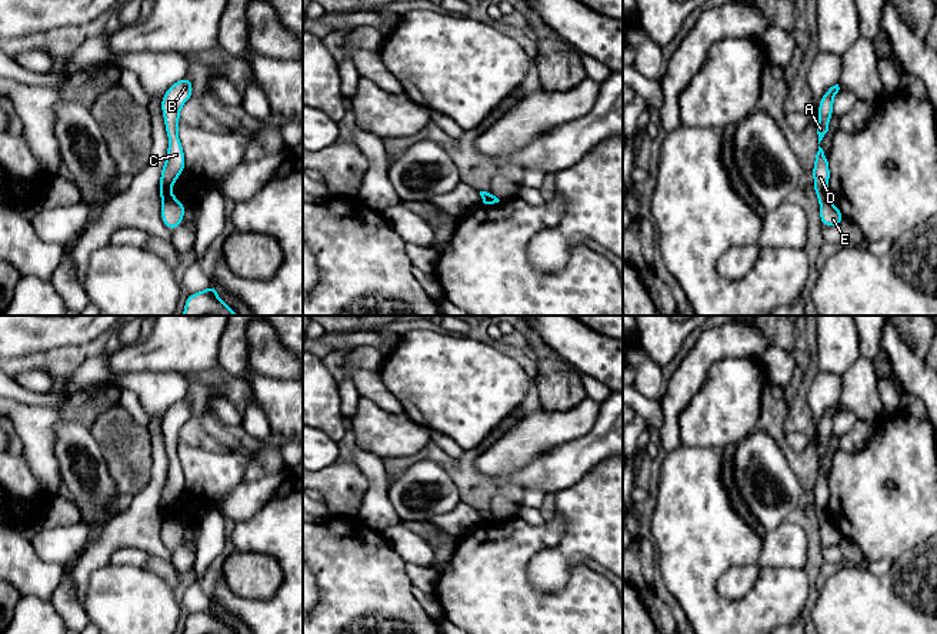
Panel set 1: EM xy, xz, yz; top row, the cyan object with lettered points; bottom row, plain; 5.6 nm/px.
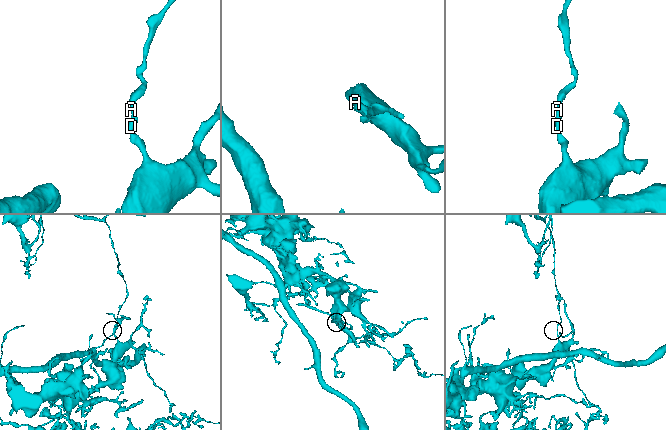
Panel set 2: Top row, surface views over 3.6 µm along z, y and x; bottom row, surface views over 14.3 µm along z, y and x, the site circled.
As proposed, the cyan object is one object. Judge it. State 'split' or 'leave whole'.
split

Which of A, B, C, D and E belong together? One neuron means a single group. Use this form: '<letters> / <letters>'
A B C D / E

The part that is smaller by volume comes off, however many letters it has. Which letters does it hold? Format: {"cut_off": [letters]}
{"cut_off": ["A", "B", "C", "D"]}

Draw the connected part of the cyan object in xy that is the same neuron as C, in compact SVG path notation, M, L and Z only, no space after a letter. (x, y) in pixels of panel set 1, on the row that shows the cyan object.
M186 76L169 87L161 99L161 111L164 116L166 133L169 137L169 151L161 170L159 193L161 200L171 198L171 186L184 170L184 151L177 133L180 109L193 96L193 83Z

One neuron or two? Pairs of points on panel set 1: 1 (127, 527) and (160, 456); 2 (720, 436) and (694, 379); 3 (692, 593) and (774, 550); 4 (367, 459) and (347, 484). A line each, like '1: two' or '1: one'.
1: one
2: two
3: two
4: two

